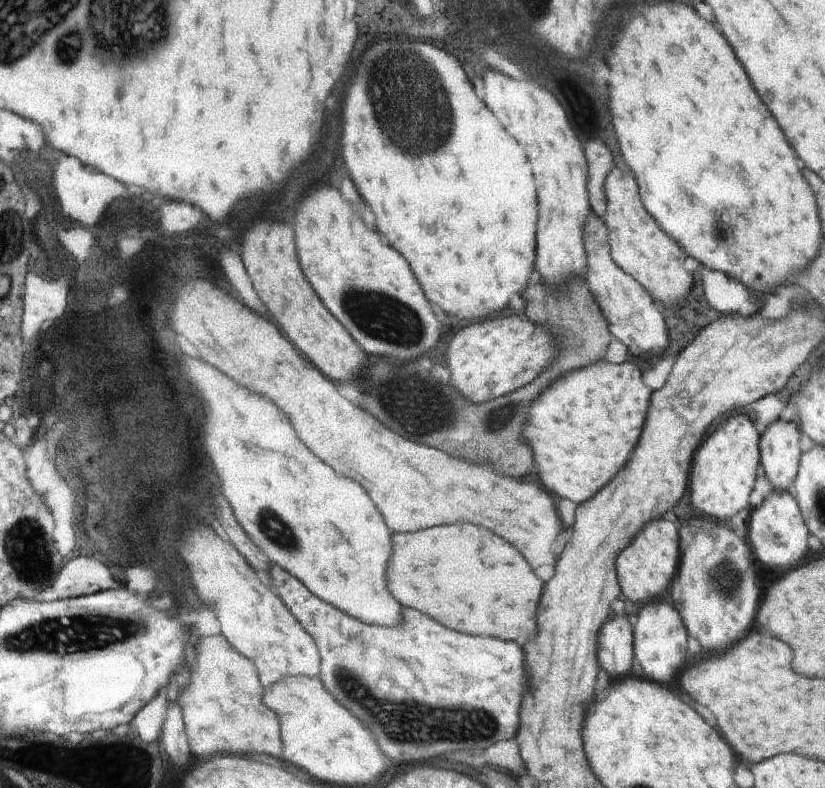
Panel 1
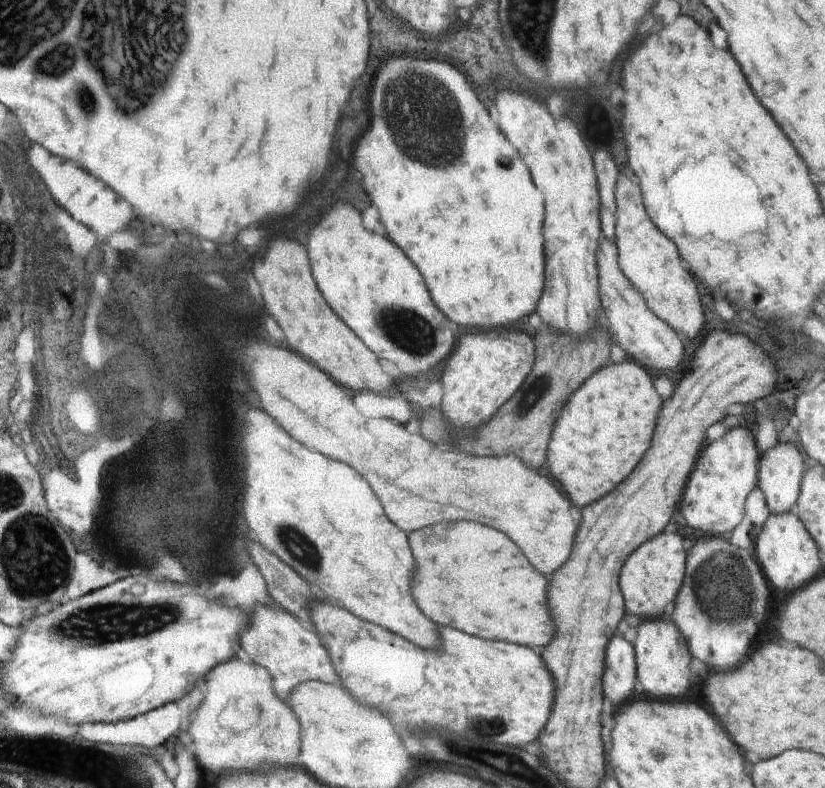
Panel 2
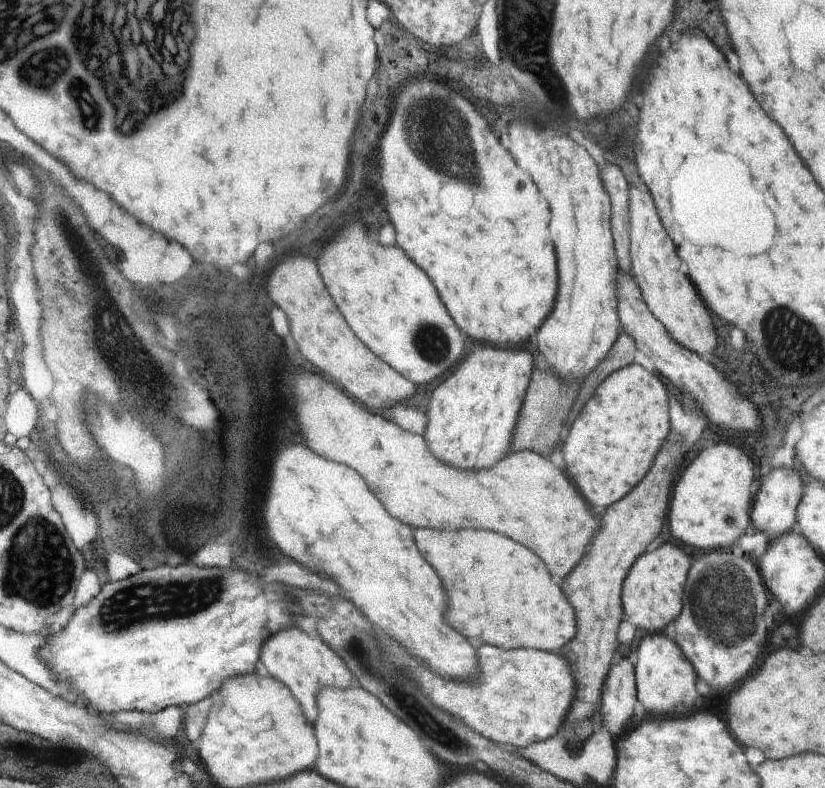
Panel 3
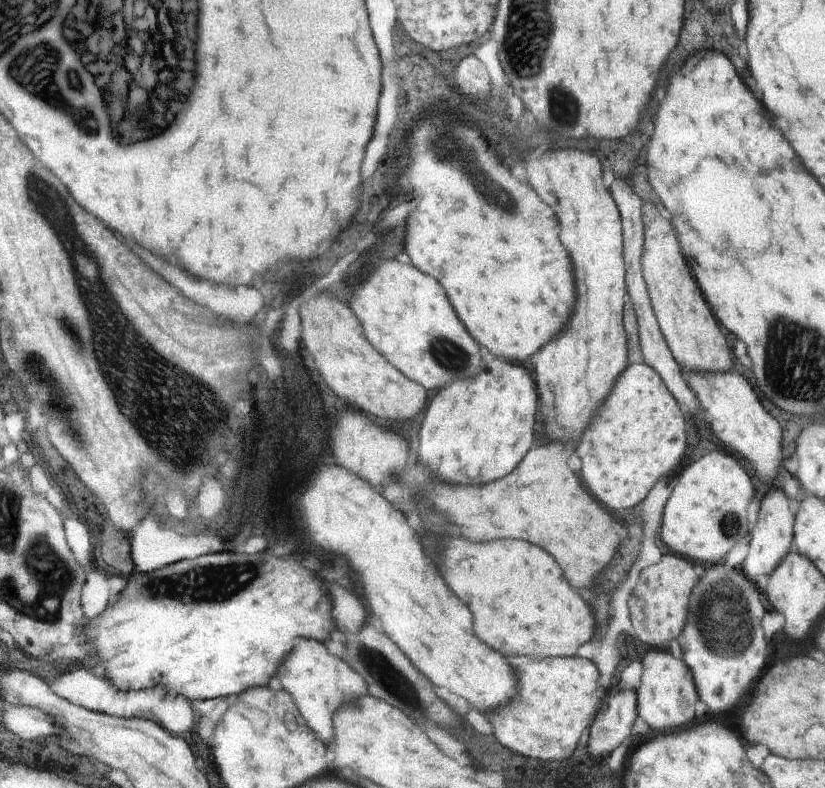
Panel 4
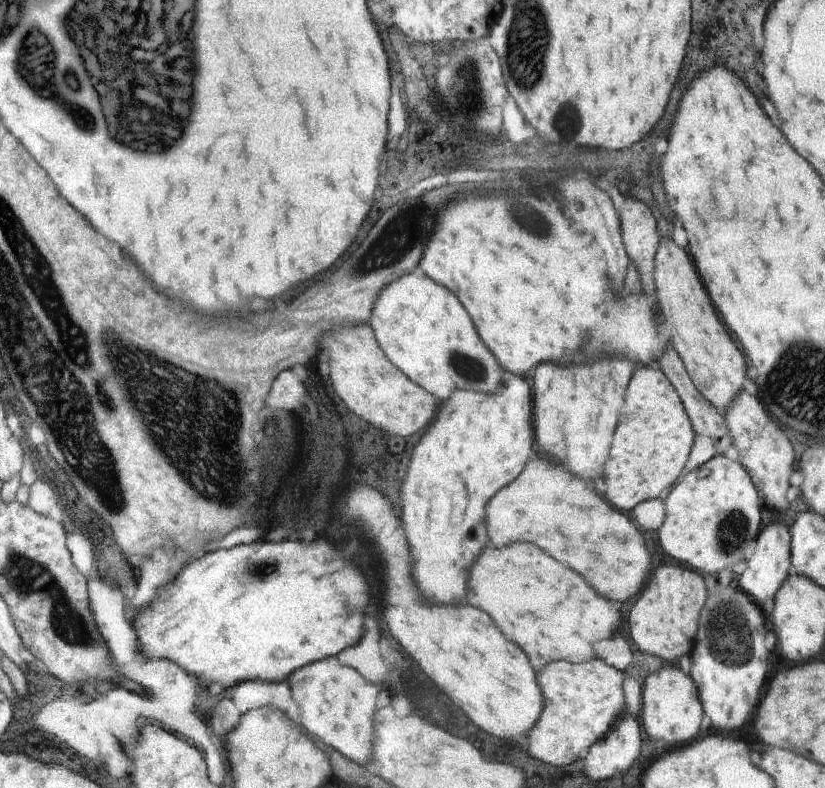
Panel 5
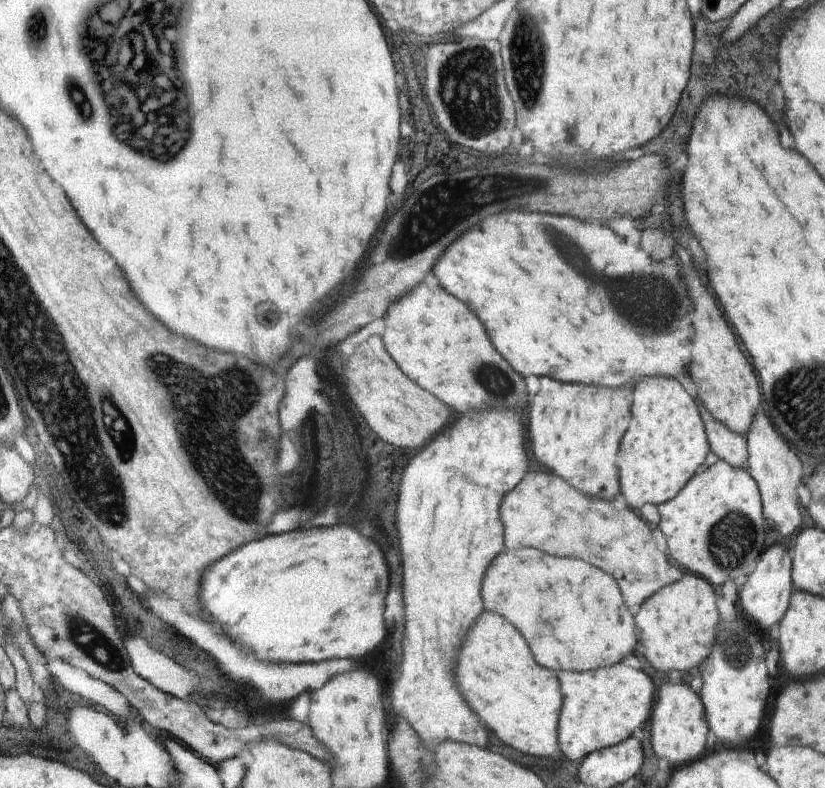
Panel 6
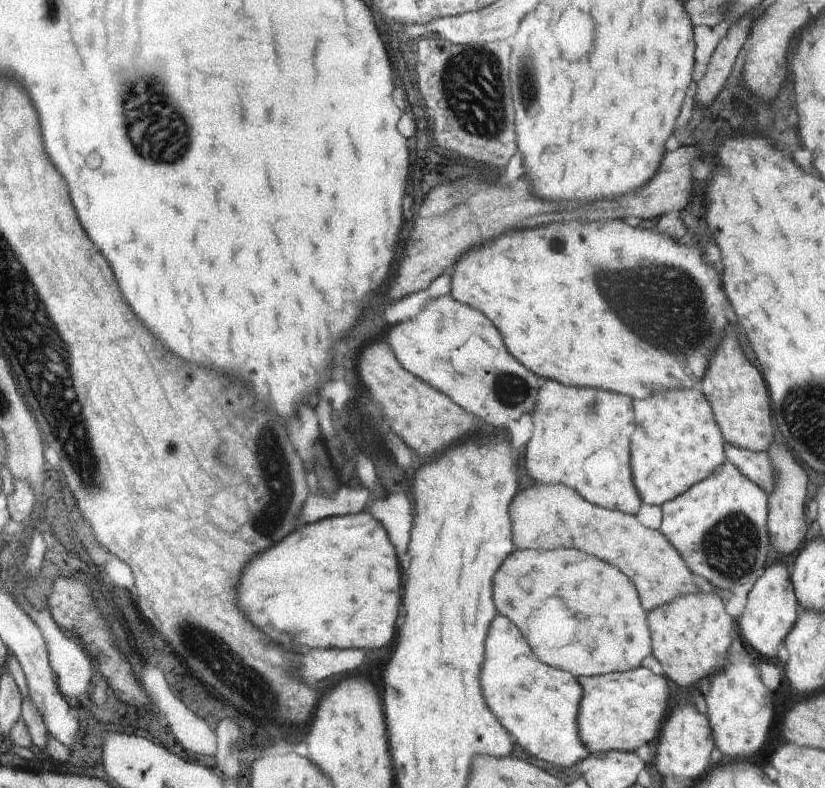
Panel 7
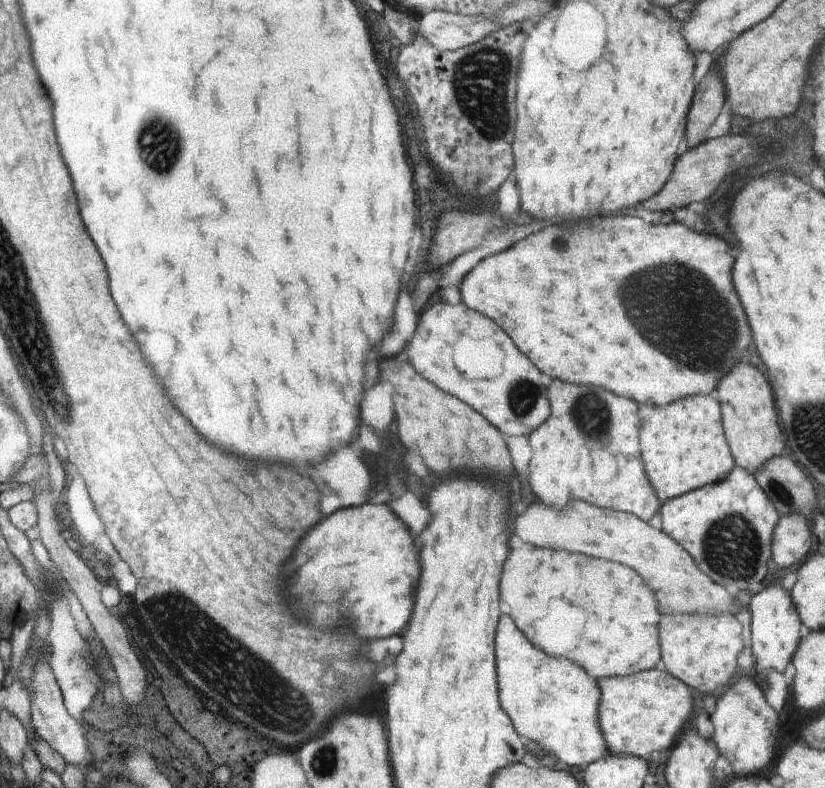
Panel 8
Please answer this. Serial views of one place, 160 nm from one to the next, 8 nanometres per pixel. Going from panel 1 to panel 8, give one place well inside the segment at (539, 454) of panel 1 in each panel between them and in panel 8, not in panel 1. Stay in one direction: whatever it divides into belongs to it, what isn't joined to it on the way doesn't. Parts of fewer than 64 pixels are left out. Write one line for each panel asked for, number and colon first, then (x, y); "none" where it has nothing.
2: (600, 434)
3: (610, 446)
4: (639, 434)
5: (654, 439)
6: (668, 441)
7: (678, 442)
8: (685, 446)

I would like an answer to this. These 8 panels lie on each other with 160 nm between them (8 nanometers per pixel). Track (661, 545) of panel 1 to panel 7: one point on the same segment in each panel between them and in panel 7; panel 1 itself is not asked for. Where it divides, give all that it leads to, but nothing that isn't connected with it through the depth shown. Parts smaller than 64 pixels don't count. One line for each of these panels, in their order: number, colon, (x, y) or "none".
2: (652, 576)
3: (652, 594)
4: (658, 607)
5: (663, 622)
6: (677, 628)
7: (689, 636)

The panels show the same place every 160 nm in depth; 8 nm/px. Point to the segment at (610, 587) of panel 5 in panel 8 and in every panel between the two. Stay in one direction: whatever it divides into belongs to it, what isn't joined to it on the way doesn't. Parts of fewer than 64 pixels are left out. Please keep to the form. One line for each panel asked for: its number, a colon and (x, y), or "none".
6: (545, 511)
7: (548, 515)
8: (681, 588)

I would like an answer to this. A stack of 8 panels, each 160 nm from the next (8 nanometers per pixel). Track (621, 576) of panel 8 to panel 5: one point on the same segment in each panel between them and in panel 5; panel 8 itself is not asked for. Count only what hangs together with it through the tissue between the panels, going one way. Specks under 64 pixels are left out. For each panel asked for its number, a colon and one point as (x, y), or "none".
5: (551, 613)
6: (570, 629)
7: (541, 592)

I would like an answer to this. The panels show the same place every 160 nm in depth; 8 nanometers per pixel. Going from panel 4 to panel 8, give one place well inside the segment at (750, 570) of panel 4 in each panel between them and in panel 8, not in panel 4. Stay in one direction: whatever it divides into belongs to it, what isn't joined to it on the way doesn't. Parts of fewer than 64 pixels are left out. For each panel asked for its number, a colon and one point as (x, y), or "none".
5: (767, 568)
6: (765, 597)
7: (771, 611)
8: (775, 627)

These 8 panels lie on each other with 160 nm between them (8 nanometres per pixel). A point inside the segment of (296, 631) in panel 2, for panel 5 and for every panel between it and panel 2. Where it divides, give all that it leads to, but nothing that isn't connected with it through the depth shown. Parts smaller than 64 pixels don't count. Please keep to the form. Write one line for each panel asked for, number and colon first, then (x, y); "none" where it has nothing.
3: (305, 664)
4: (320, 683)
5: (338, 706)

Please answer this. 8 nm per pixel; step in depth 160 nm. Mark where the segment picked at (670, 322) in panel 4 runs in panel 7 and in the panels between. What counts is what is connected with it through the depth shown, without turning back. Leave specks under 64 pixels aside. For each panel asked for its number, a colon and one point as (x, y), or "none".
5: (714, 364)
6: (727, 387)
7: (735, 389)

